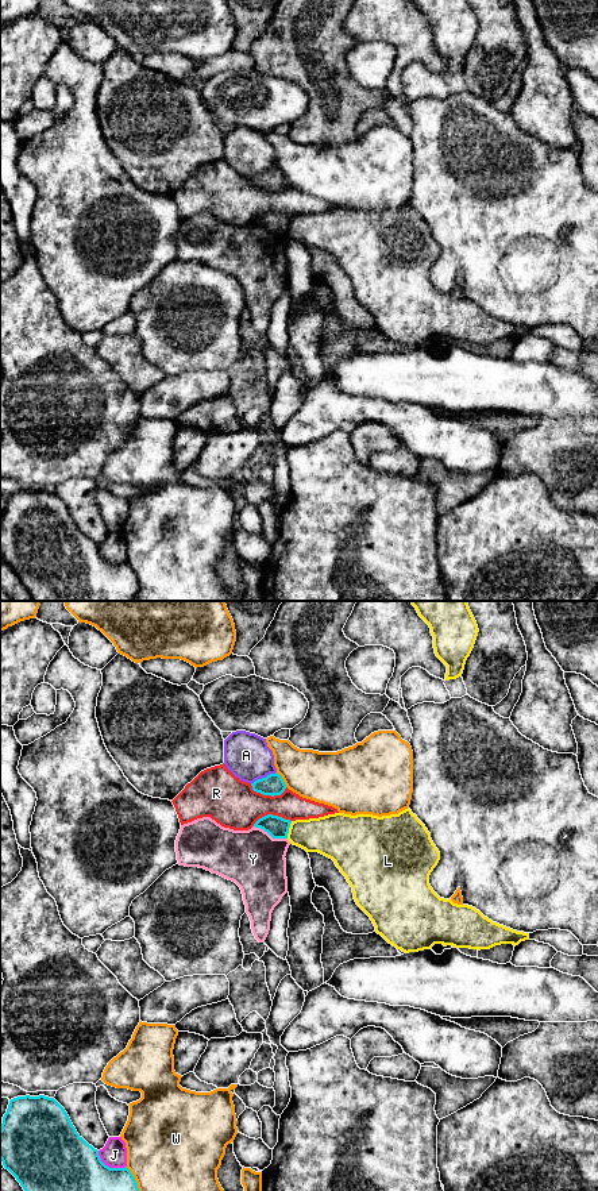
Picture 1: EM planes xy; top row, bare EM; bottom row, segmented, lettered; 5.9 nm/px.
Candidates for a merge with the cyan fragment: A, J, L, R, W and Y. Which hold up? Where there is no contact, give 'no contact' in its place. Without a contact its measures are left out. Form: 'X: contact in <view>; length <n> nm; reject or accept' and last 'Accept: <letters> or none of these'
A: contact in xy; length 170 nm; reject
J: contact in xy; length 200 nm; reject
L: contact in xy; length 110 nm; reject
R: contact in xy; length 220 nm; reject
W: contact in xy; length 110 nm; reject
Y: contact in xy; length 220 nm; reject
Accept: none of these

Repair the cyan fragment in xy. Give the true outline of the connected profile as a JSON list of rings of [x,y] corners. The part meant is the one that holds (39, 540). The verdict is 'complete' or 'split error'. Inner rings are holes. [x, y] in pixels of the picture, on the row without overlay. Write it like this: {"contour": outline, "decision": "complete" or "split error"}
{"contour": [[[26,490],[9,496],[0,524],[0,555],[20,578],[32,601],[131,601],[139,590],[131,566],[127,562],[105,560],[99,546],[77,528],[65,504],[54,493],[45,490]]], "decision": "complete"}

